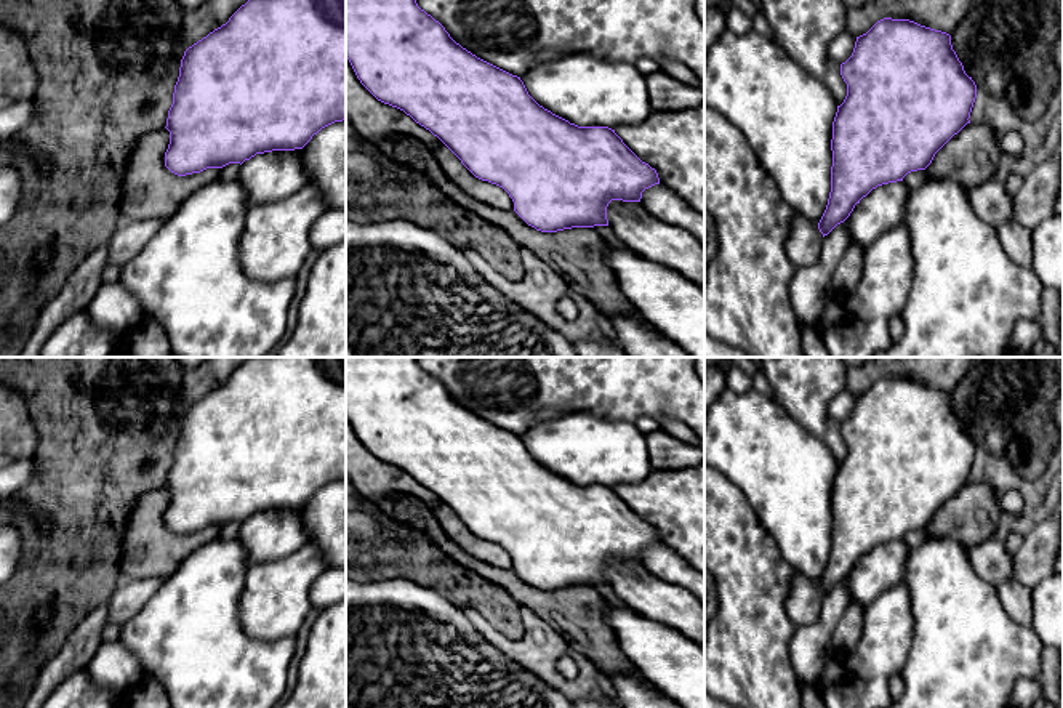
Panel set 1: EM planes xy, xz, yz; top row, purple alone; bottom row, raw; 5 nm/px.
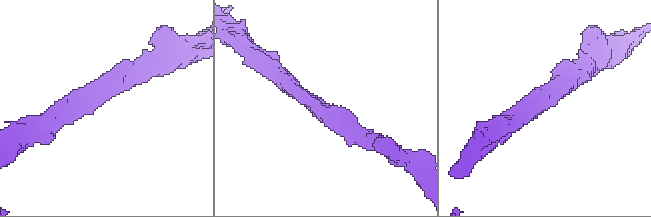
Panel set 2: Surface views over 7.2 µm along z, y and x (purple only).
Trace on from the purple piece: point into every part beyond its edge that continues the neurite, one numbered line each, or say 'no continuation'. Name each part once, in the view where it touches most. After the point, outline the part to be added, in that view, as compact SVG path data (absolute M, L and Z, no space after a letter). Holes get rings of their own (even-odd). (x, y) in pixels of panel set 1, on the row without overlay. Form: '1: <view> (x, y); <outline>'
no continuation

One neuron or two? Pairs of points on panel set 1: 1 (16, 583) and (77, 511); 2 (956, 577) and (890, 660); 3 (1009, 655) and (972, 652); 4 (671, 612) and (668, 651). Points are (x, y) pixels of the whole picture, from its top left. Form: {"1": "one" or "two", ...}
{"1": "one", "2": "two", "3": "one", "4": "two"}

